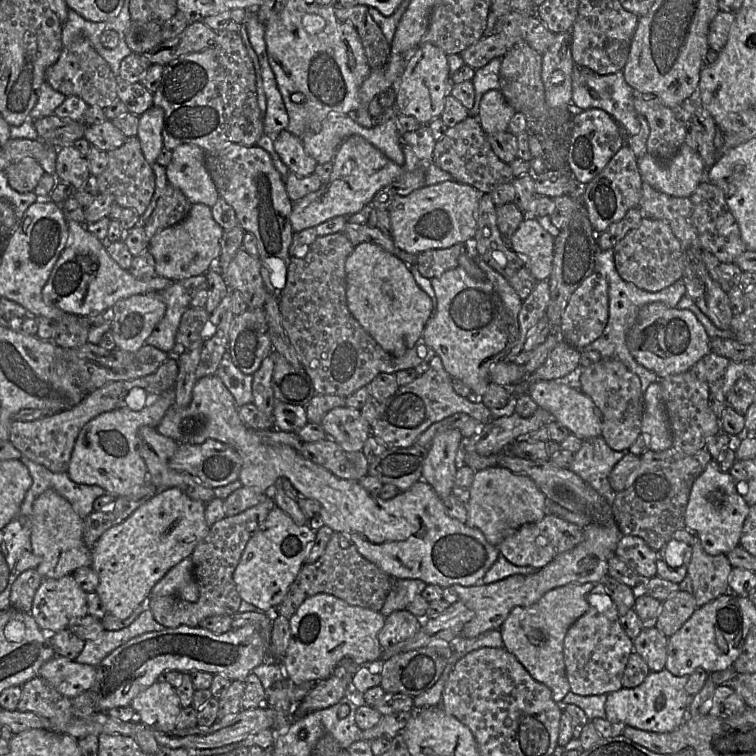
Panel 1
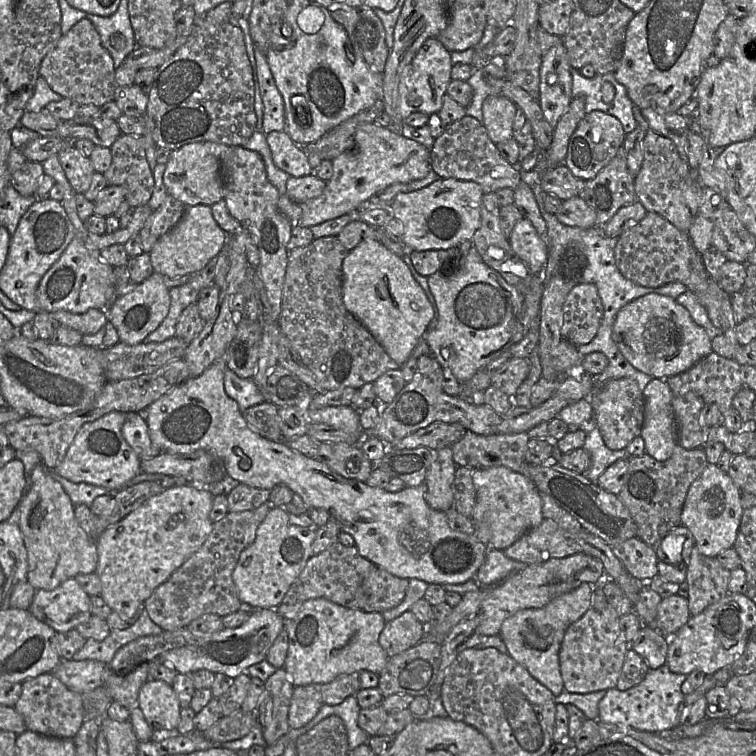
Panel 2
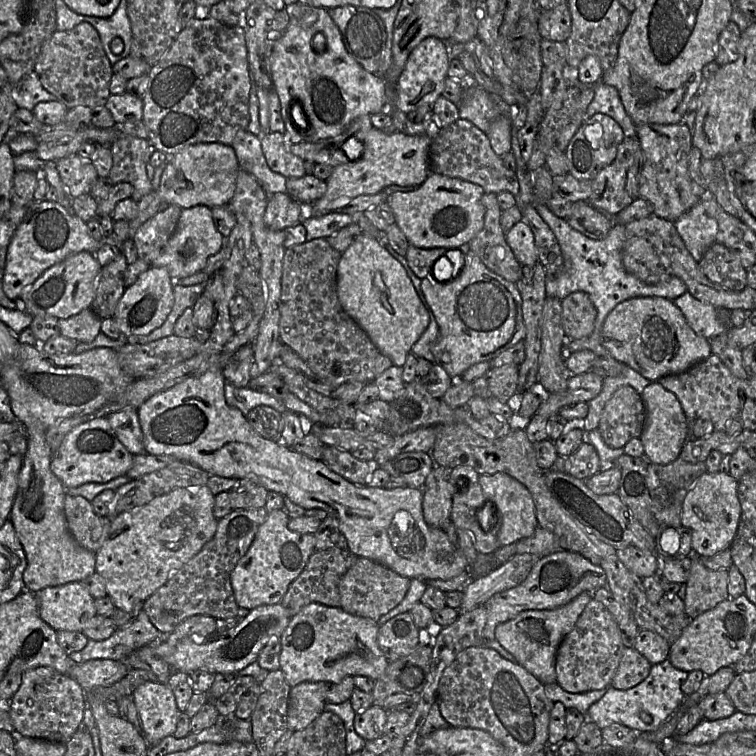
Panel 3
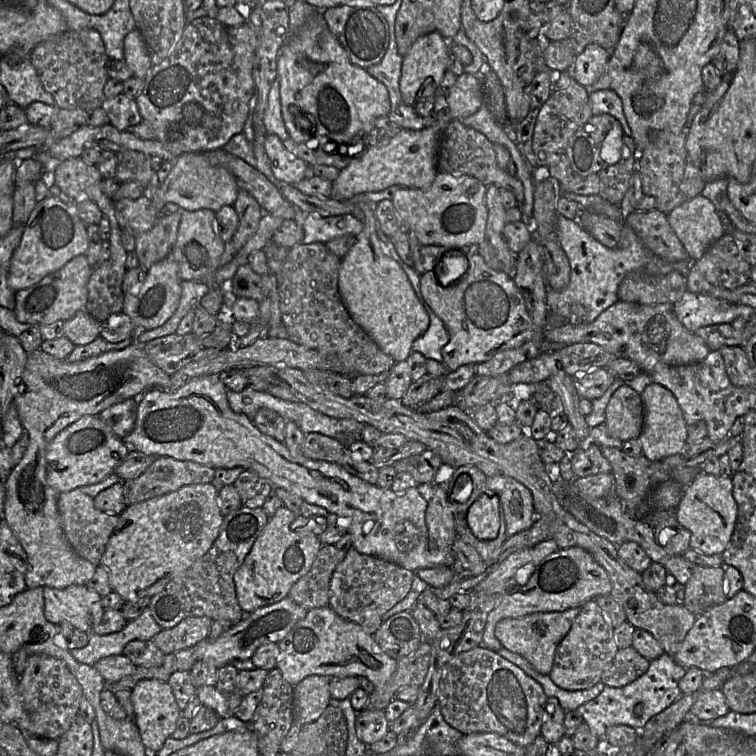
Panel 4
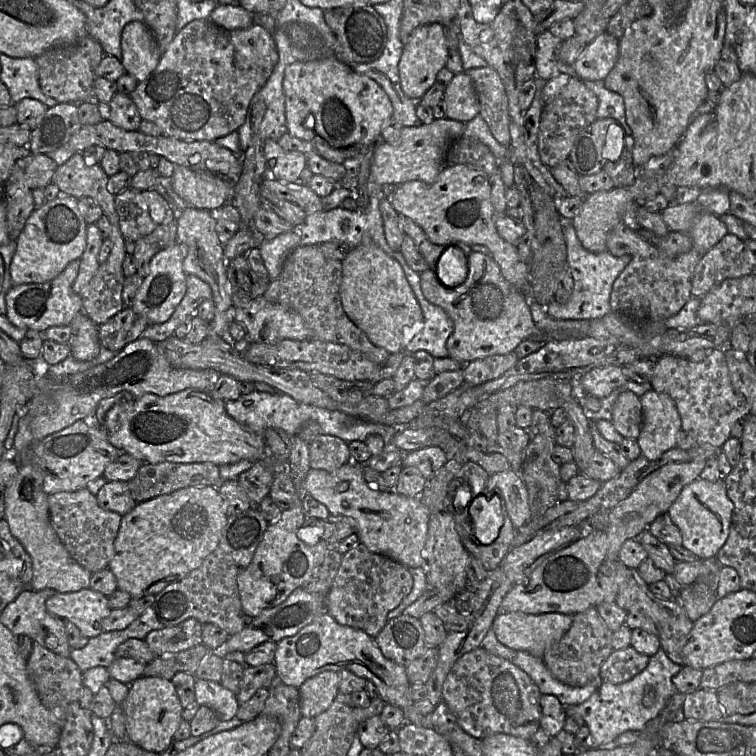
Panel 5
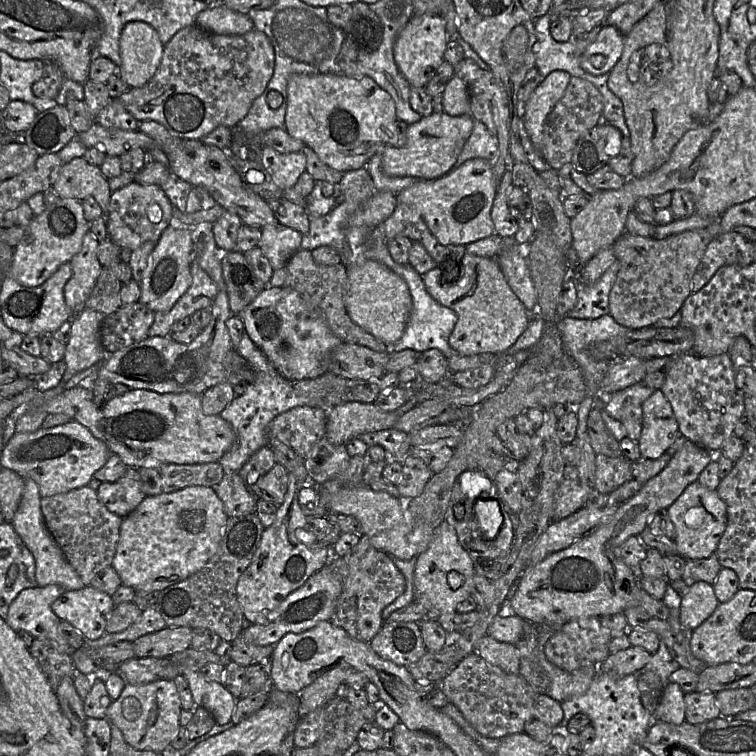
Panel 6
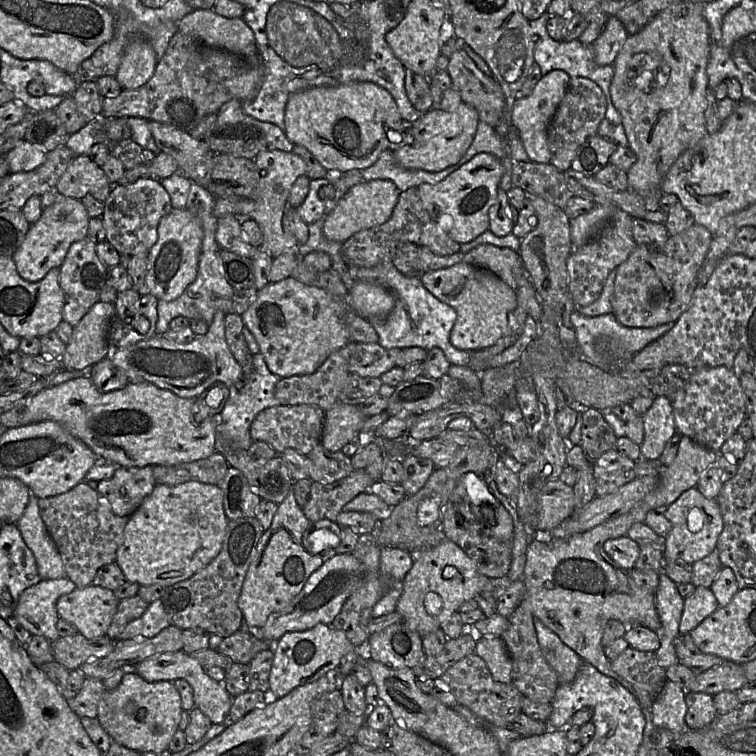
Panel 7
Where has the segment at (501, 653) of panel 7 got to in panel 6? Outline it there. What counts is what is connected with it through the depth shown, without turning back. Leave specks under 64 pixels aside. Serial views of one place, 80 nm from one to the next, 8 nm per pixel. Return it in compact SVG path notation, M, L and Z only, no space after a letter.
M486 634L479 640L476 653L489 664L499 667L506 673L519 673L519 654L513 644L499 642Z

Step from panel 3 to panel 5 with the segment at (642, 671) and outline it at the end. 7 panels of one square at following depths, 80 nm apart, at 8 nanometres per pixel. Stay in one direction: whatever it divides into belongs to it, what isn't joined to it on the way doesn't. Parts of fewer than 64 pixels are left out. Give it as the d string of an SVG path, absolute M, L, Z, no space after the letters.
M632 646L614 650L601 665L600 677L602 681L613 684L626 682L647 667L649 658Z

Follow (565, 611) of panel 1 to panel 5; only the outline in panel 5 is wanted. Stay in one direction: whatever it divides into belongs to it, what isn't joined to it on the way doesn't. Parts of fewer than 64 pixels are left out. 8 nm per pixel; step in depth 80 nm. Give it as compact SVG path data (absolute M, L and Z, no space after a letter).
M499 612L492 630L500 643L543 659L544 653L569 630L573 615Z

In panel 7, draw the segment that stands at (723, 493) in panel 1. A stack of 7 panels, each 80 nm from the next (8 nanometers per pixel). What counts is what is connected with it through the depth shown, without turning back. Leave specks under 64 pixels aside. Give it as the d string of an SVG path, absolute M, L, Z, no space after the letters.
M696 487L684 491L665 511L666 519L672 527L664 537L664 562L676 560L693 564L709 555L717 545L717 539L723 529L723 520L719 505L714 499L704 497Z

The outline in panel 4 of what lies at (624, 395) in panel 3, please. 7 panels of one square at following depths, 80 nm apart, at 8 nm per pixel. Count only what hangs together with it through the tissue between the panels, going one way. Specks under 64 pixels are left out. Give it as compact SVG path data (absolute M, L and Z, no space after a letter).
M628 386L619 387L611 396L605 421L609 436L625 442L639 437L644 422L644 407L640 395Z

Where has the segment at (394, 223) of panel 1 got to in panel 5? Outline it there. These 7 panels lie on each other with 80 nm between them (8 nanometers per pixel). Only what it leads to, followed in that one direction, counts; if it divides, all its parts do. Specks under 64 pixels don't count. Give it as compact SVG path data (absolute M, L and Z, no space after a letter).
M463 164L446 165L430 184L411 180L398 185L393 190L390 201L398 214L418 224L434 244L486 246L505 280L529 297L528 265L520 258L517 246L502 239L496 230L491 186L486 173Z

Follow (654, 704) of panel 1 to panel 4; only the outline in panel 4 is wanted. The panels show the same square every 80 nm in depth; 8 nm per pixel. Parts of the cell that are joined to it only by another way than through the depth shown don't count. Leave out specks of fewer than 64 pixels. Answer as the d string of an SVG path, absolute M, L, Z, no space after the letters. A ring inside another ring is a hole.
M663 654L651 660L646 673L623 687L605 686L602 692L594 699L577 708L584 722L592 733L599 739L604 738L608 728L616 725L627 725L641 731L645 724L654 716L676 702L683 694L679 690L678 682L686 673L686 668L676 663L673 657ZM642 705L641 716L634 714L634 707Z

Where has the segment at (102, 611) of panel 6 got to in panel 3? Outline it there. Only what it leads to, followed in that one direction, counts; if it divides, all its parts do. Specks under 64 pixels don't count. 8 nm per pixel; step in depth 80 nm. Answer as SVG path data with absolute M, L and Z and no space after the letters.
M80 582L46 587L34 593L40 618L55 631L79 631L96 613L94 598Z

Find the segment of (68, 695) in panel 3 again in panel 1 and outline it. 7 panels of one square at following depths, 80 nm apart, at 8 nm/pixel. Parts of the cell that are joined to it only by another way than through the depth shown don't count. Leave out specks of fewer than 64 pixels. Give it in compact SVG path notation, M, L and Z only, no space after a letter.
M38 675L23 684L21 689L22 695L17 710L47 718L50 731L64 733L74 719L71 699L59 693Z

